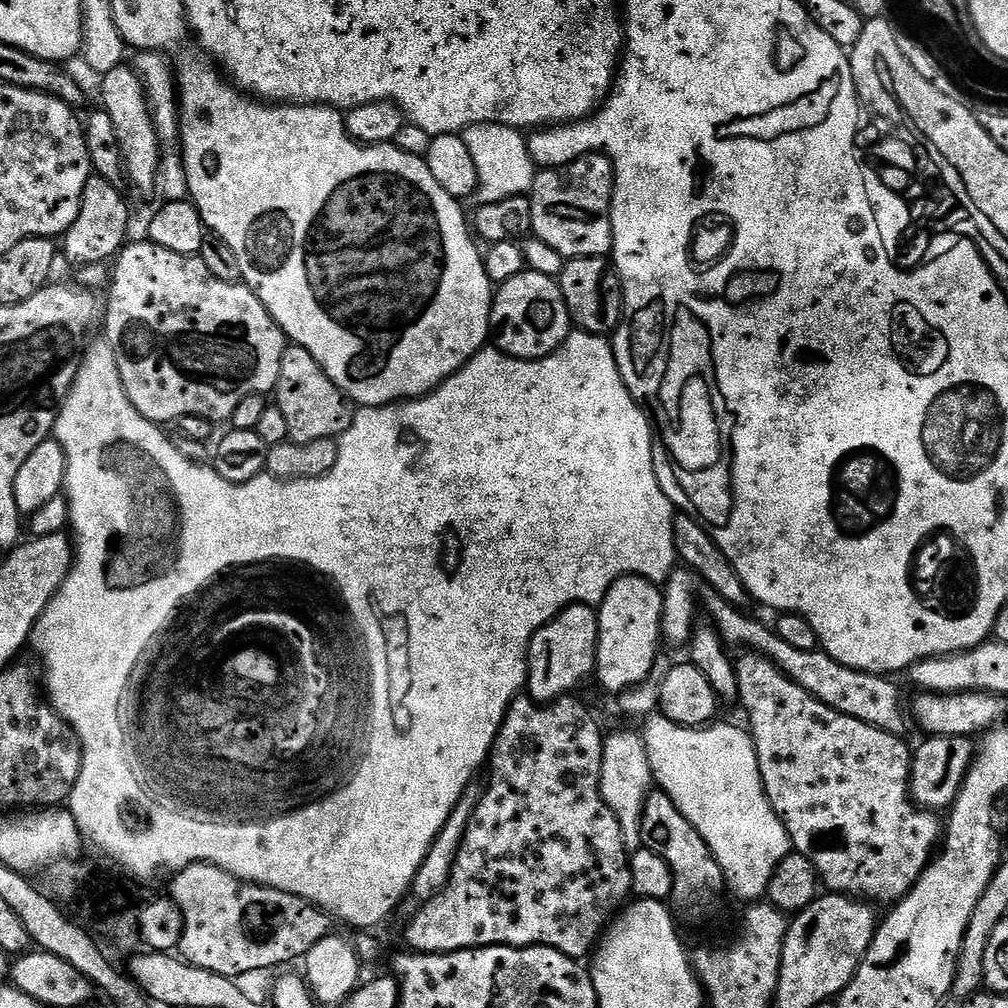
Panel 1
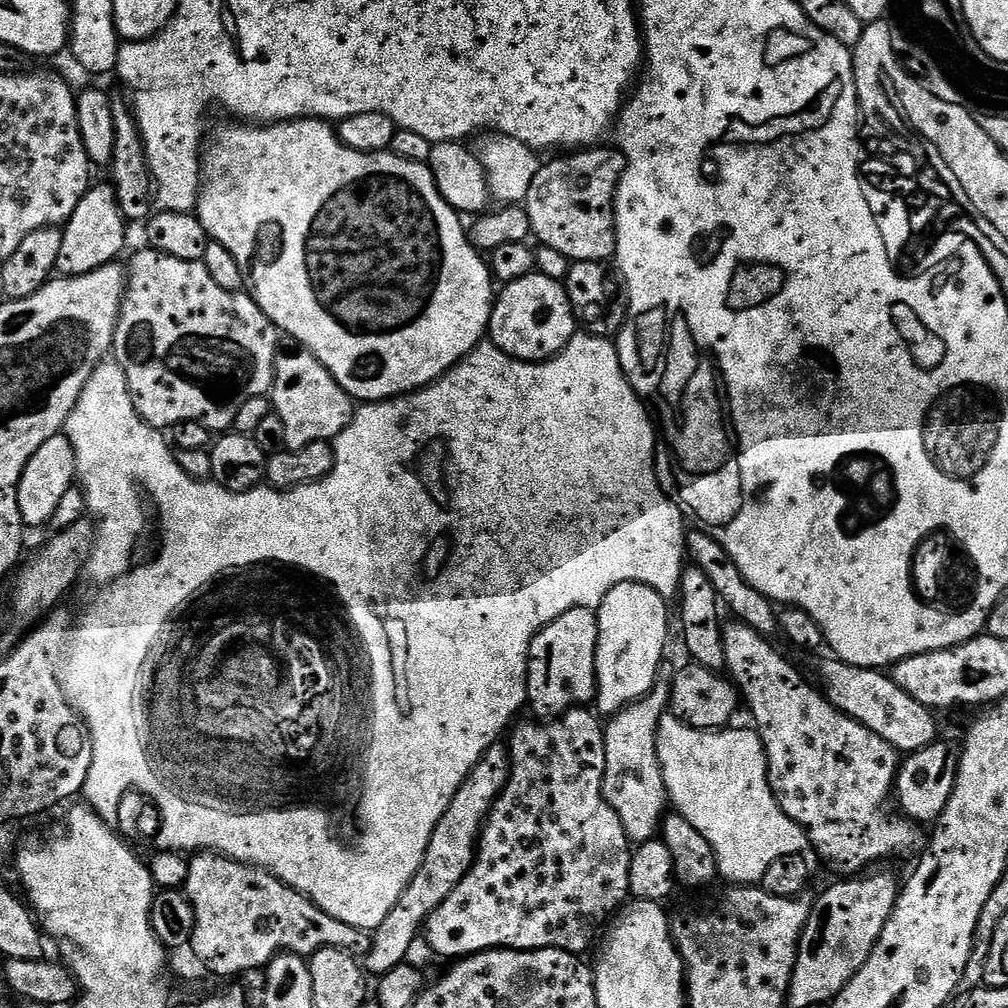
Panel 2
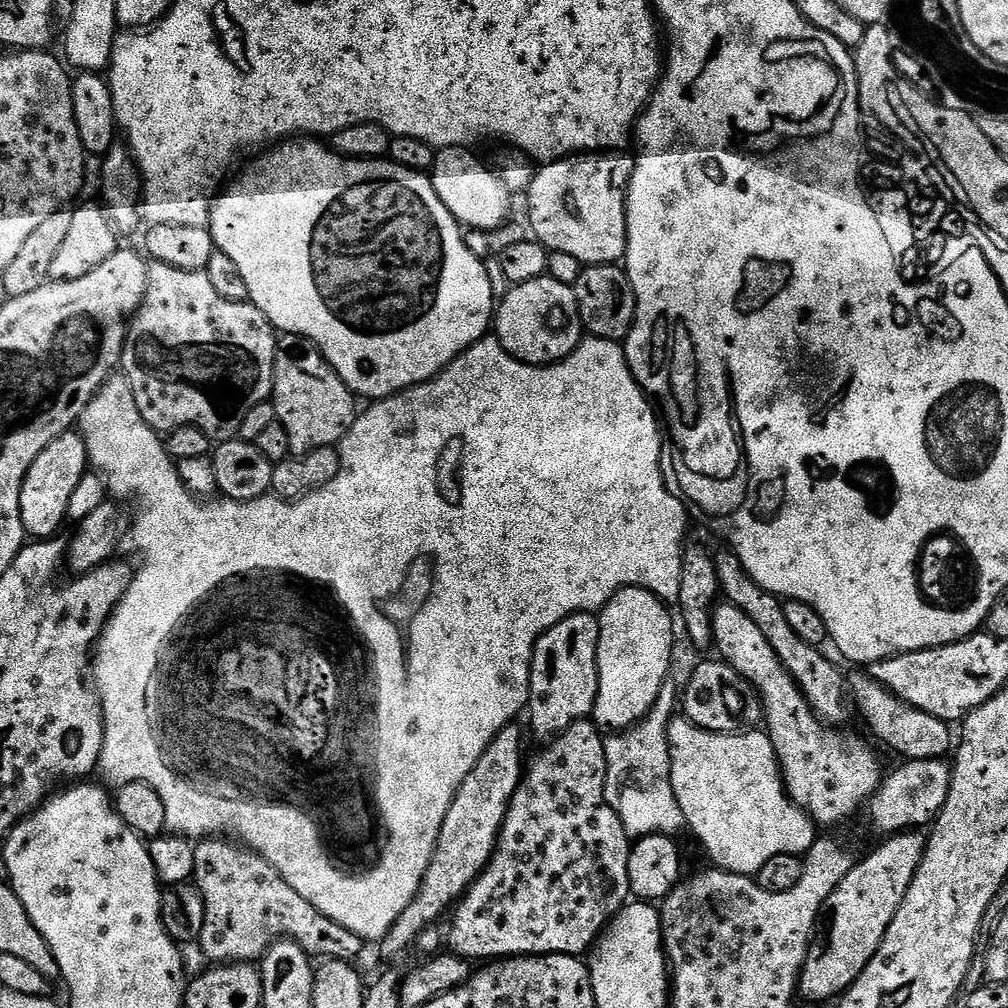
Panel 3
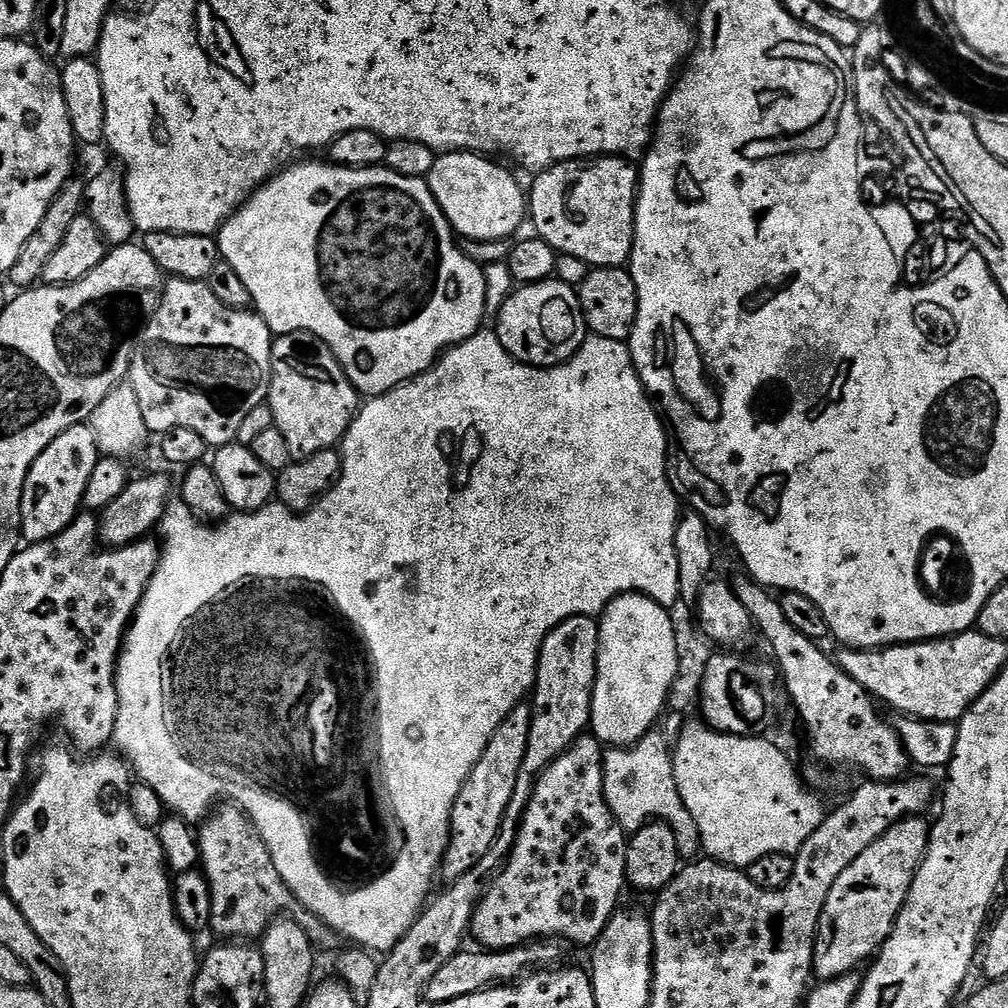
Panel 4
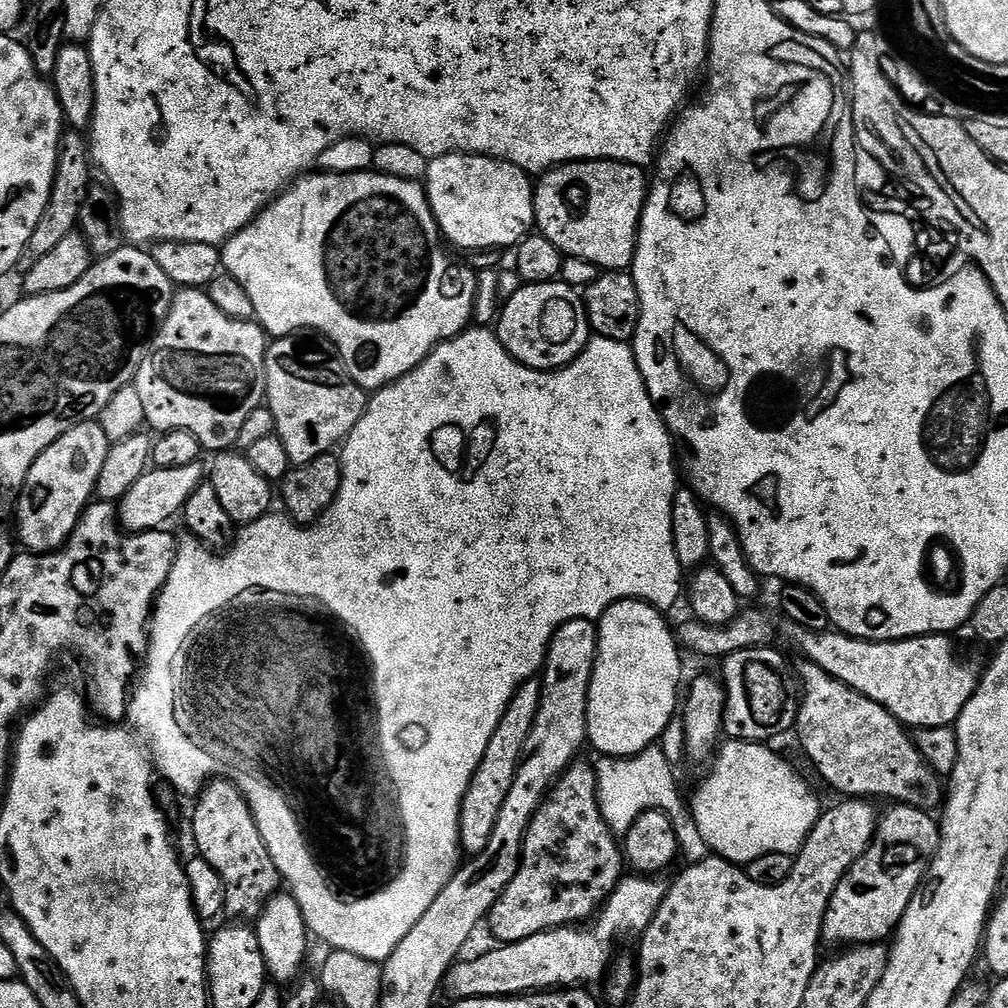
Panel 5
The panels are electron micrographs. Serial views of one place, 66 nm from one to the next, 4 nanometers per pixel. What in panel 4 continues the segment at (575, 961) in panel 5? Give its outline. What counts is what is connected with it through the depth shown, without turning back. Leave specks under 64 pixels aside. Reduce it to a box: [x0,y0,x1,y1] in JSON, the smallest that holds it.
[424,942,560,1006]

